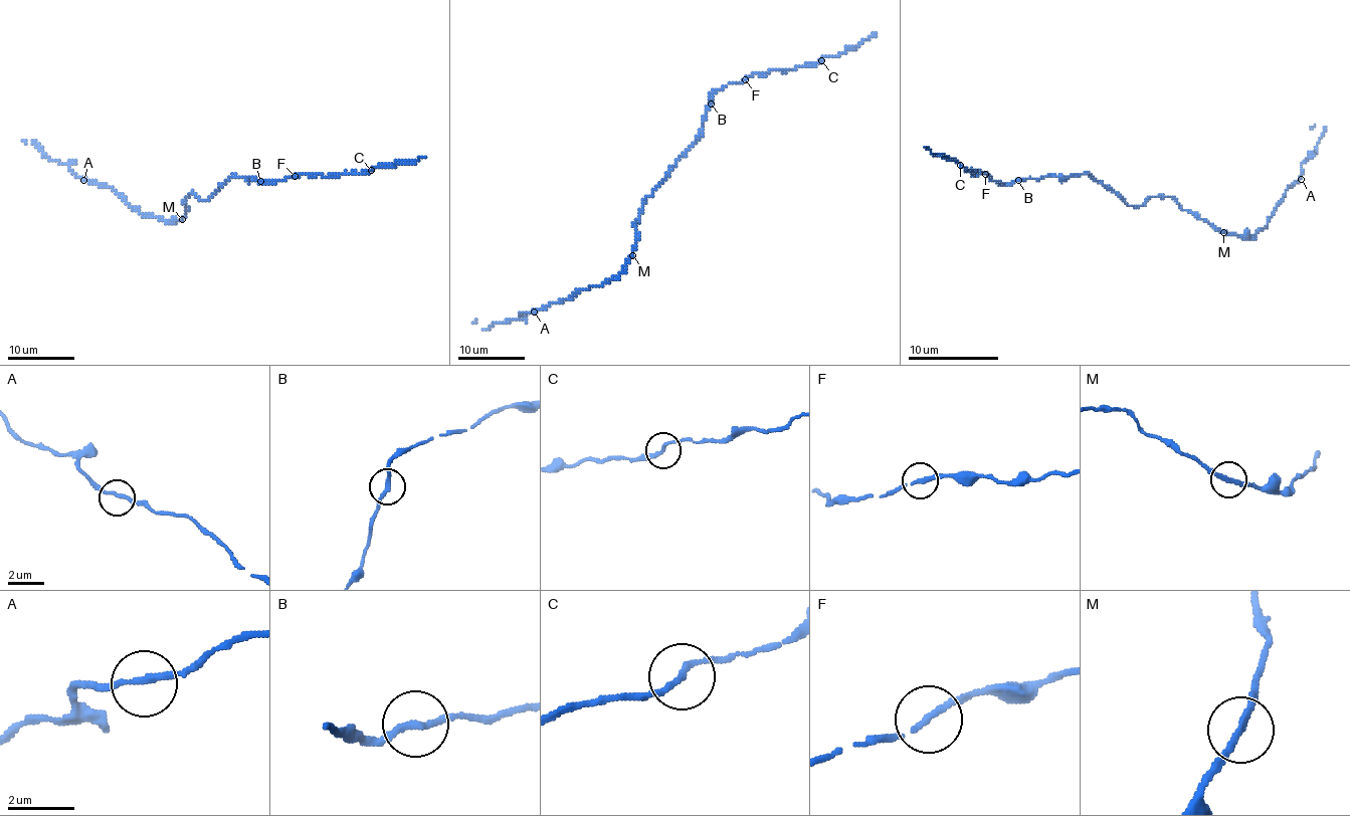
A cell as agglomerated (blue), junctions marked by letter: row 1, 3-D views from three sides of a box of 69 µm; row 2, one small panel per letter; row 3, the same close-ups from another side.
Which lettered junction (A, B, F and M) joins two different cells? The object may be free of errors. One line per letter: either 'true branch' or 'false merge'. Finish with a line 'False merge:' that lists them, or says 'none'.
A: true branch
B: true branch
F: true branch
M: true branch
False merge: none

